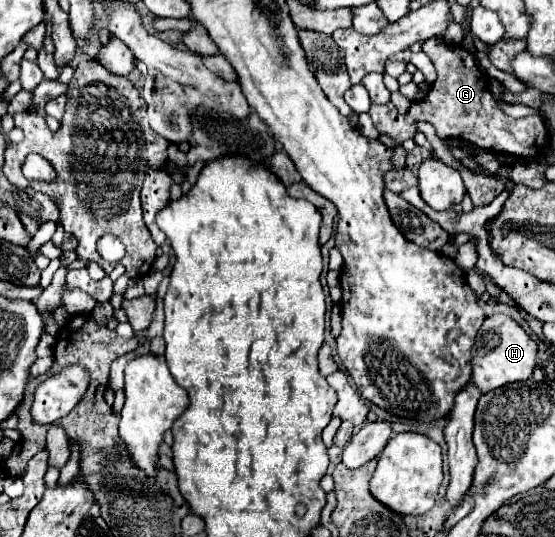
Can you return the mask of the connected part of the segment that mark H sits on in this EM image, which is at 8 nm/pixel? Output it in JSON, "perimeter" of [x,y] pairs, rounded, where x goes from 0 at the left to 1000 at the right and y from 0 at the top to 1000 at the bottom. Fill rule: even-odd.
{"perimeter":[[[912,585],[879,588],[868,611],[861,615],[850,648],[850,689],[854,689],[850,711],[865,723],[865,730],[883,730],[919,711],[944,711],[959,700],[959,689],[966,682],[966,655],[969,655],[966,637],[919,588]]]}

